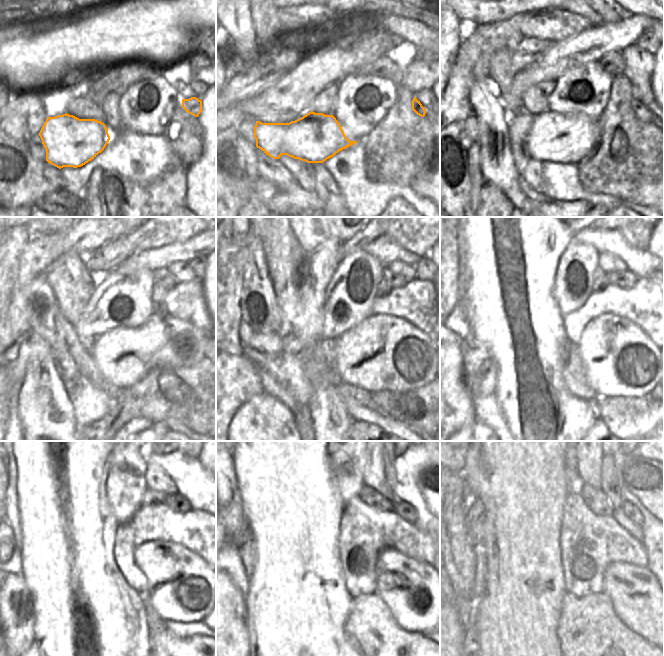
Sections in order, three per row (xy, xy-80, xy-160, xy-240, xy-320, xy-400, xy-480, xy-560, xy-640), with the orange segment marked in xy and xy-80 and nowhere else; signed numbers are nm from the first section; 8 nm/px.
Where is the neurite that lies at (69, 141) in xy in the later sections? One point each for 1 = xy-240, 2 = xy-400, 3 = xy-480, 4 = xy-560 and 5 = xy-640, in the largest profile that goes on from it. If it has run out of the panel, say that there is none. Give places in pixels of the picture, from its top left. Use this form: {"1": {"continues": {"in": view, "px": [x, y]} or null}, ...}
{"1": {"continues": {"in": "xy-240", "px": [124, 356]}}, "2": {"continues": {"in": "xy-400", "px": [619, 360]}}, "3": {"continues": {"in": "xy-480", "px": [180, 586]}}, "4": {"continues": {"in": "xy-560", "px": [419, 598]}}, "5": {"continues": {"in": "xy-640", "px": [639, 602]}}}

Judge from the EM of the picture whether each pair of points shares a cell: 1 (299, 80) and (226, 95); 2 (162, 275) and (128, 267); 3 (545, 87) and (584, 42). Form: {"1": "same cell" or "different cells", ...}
{"1": "different cells", "2": "different cells", "3": "different cells"}

